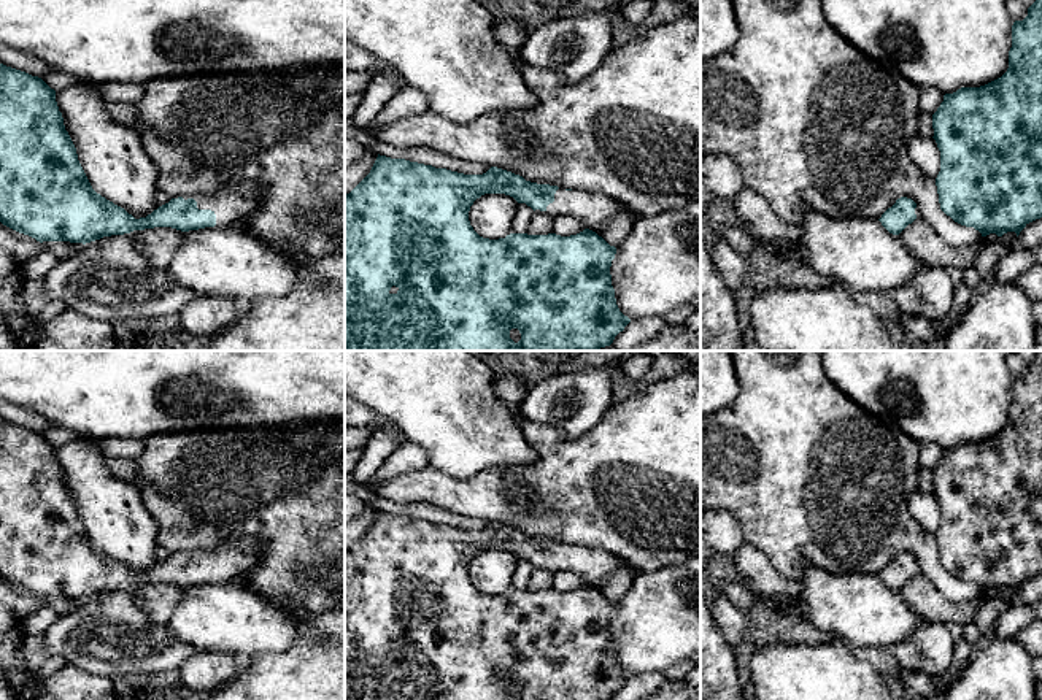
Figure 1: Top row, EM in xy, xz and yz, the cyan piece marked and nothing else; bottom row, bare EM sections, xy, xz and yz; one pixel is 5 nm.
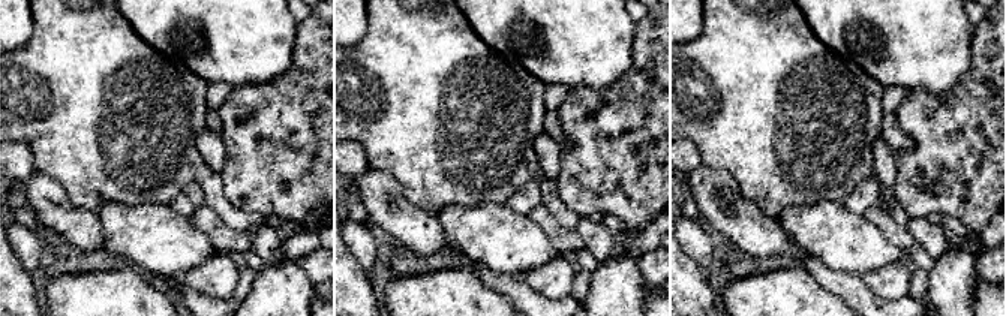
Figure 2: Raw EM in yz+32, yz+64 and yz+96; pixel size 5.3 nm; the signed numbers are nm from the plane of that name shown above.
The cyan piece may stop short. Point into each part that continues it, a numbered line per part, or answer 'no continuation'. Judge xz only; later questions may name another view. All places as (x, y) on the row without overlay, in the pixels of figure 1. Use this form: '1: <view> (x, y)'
1: xz (594, 565)

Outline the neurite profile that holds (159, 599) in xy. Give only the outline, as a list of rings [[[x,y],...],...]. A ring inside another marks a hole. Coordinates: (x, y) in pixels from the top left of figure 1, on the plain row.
[[[172,583],[145,584],[140,592],[140,603],[156,624],[167,625],[184,590],[186,587]]]

